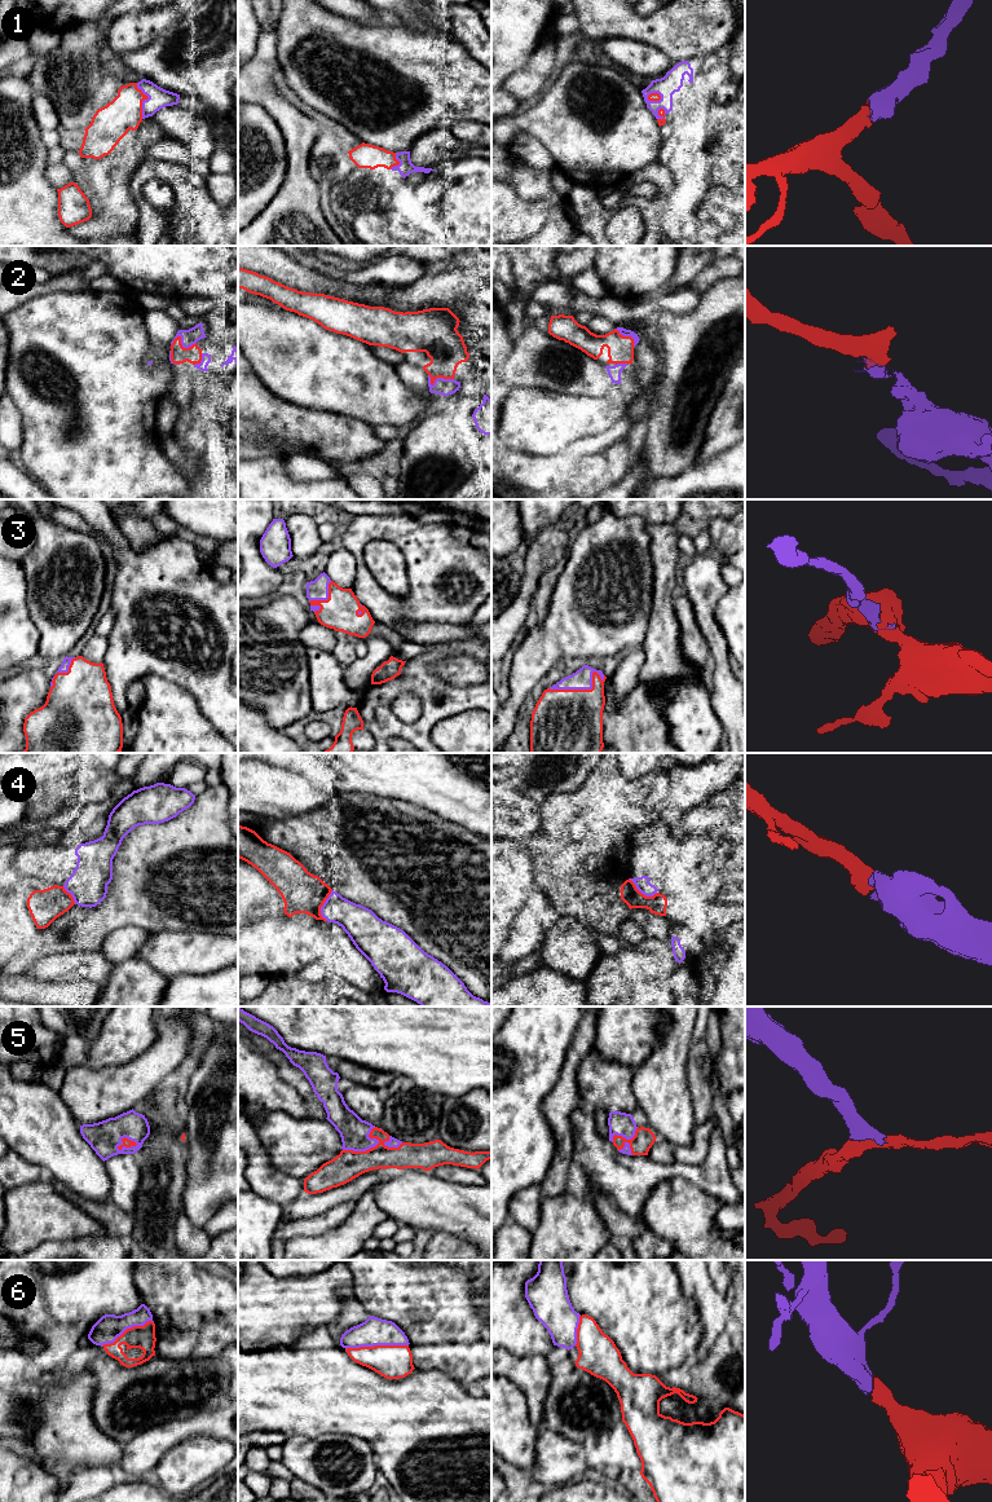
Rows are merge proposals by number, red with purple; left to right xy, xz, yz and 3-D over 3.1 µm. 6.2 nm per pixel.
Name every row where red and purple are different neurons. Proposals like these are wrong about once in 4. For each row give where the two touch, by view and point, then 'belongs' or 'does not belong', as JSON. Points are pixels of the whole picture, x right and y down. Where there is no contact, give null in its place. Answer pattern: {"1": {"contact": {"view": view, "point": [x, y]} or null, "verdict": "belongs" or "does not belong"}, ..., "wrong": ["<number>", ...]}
{"1": {"contact": {"view": "xy", "point": [144, 98]}, "verdict": "belongs"}, "2": {"contact": {"view": "xy", "point": [180, 343]}, "verdict": "belongs"}, "3": {"contact": {"view": "yz", "point": [582, 690]}, "verdict": "belongs"}, "4": {"contact": {"view": "xz", "point": [322, 904]}, "verdict": "does not belong"}, "5": {"contact": {"view": "yz", "point": [631, 1139]}, "verdict": "belongs"}, "6": {"contact": {"view": "xz", "point": [377, 1346]}, "verdict": "belongs"}, "wrong": ["4"]}

